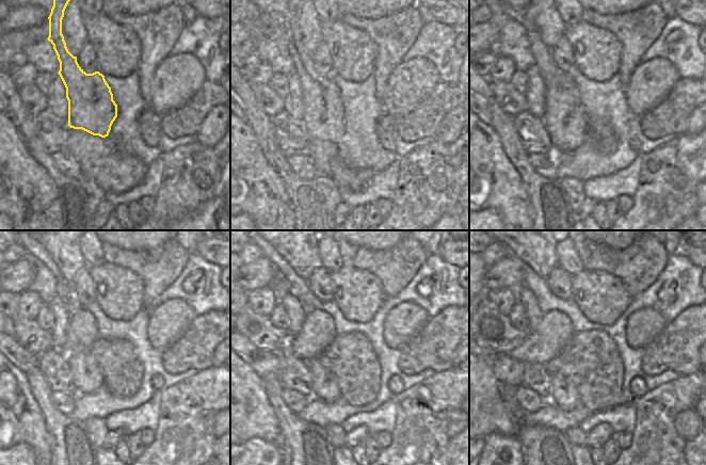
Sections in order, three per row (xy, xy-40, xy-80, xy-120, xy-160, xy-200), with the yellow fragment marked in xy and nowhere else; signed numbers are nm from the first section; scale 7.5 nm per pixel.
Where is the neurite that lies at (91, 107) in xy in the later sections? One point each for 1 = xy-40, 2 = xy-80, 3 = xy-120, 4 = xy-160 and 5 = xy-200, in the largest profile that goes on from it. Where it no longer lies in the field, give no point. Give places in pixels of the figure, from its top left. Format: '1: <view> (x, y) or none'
1: xy-40 (323, 117)
2: xy-80 (564, 119)
3: xy-120 (86, 375)
4: xy-160 (323, 383)
5: xy-200 (565, 396)

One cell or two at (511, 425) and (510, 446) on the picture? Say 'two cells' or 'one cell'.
two cells

